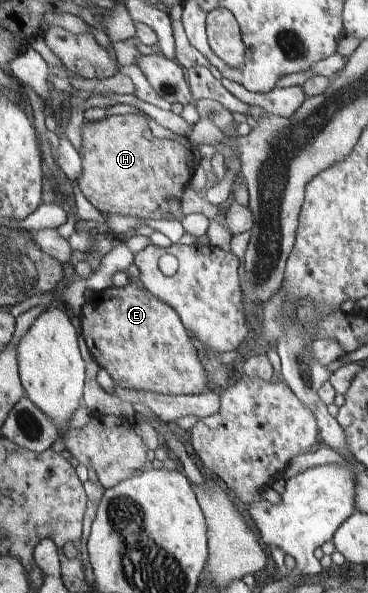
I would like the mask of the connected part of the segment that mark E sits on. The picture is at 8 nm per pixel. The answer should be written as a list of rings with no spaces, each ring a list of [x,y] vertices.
[[[132,277],[131,283],[125,287],[113,285],[94,293],[83,306],[80,321],[84,338],[96,363],[112,375],[117,385],[134,389],[140,395],[148,391],[166,396],[203,394],[207,391],[207,372],[179,312],[147,290],[141,279]]]

